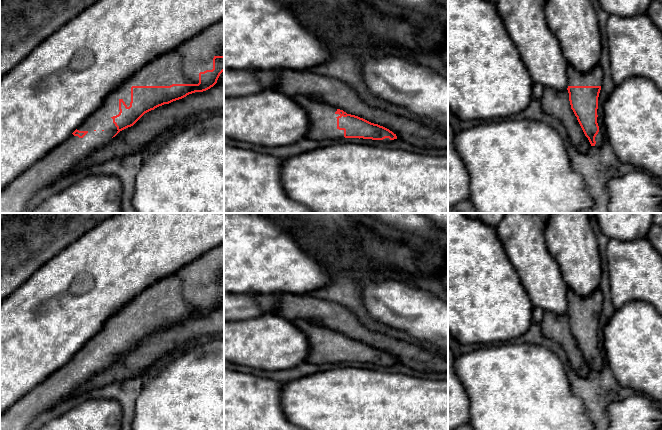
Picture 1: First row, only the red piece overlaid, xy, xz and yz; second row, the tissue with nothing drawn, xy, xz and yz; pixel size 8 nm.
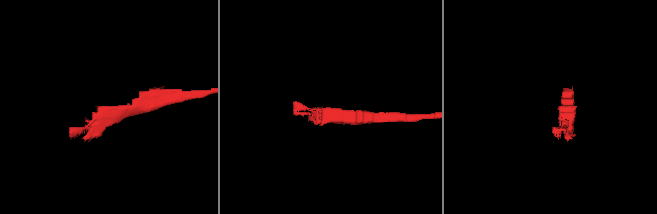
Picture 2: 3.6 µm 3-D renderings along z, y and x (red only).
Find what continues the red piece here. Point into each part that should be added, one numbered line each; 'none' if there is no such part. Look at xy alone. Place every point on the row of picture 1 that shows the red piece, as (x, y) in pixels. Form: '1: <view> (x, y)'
1: xy (182, 65)

